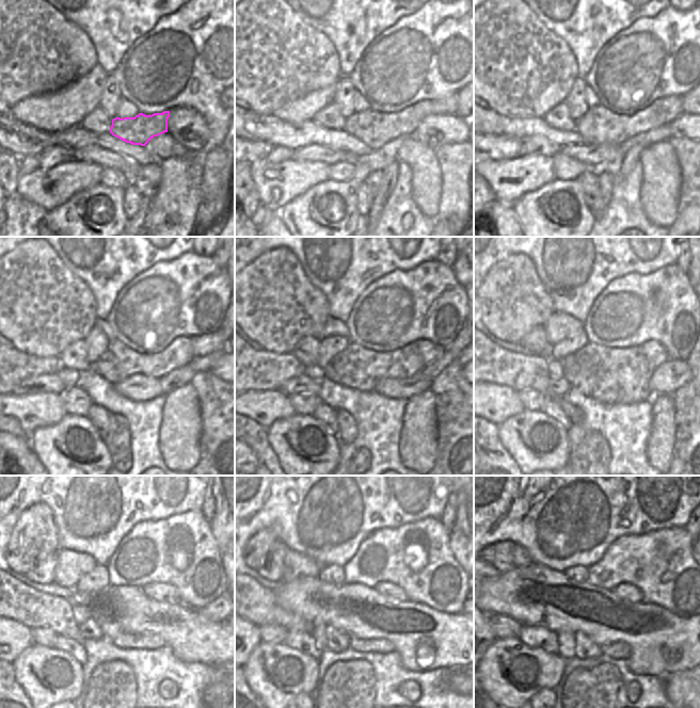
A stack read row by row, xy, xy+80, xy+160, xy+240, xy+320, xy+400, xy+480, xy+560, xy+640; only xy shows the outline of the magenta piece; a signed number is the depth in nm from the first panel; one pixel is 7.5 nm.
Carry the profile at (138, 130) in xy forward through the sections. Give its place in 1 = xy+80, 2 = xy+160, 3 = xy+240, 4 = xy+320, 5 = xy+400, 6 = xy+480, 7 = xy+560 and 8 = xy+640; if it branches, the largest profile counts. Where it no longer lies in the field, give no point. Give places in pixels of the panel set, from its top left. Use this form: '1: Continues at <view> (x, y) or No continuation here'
1: Continues at xy+80 (375, 129)
2: Continues at xy+160 (599, 125)
3: Continues at xy+240 (118, 363)
4: Continues at xy+320 (355, 367)
5: Continues at xy+400 (610, 375)
6: Continues at xy+480 (100, 612)
7: Continues at xy+560 (382, 646)
8: Continues at xy+640 (616, 649)

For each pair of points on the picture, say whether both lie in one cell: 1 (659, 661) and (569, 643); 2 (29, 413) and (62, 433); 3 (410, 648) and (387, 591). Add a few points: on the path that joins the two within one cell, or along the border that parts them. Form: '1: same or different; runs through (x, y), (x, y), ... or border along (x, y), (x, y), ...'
1: different; border along (557, 632), (571, 631), (574, 633)
2: different; border along (66, 415), (57, 423), (38, 427), (29, 437)
3: different; border along (374, 589), (386, 596), (408, 601)

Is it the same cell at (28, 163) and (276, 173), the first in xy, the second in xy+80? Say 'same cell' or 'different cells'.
different cells

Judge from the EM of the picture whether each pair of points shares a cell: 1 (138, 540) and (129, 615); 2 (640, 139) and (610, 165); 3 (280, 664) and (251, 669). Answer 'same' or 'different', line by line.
1: different
2: same
3: same

